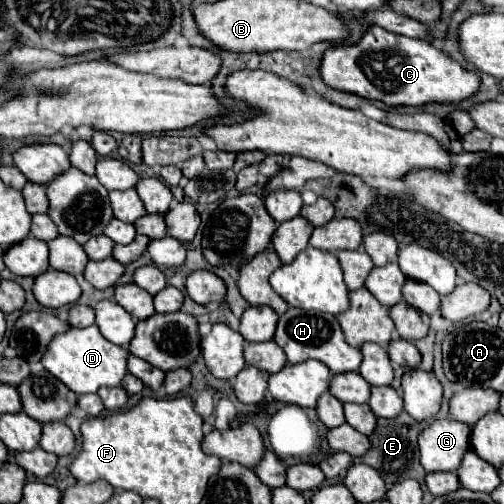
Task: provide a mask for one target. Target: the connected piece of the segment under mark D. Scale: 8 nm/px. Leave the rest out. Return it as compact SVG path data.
M89 325L85 329L69 329L53 337L53 343L49 343L45 357L41 357L41 363L49 373L53 373L53 377L57 377L77 395L83 395L83 393L97 393L99 387L119 385L127 373L127 355L129 351L111 345L111 341L107 341L99 333L97 325Z

